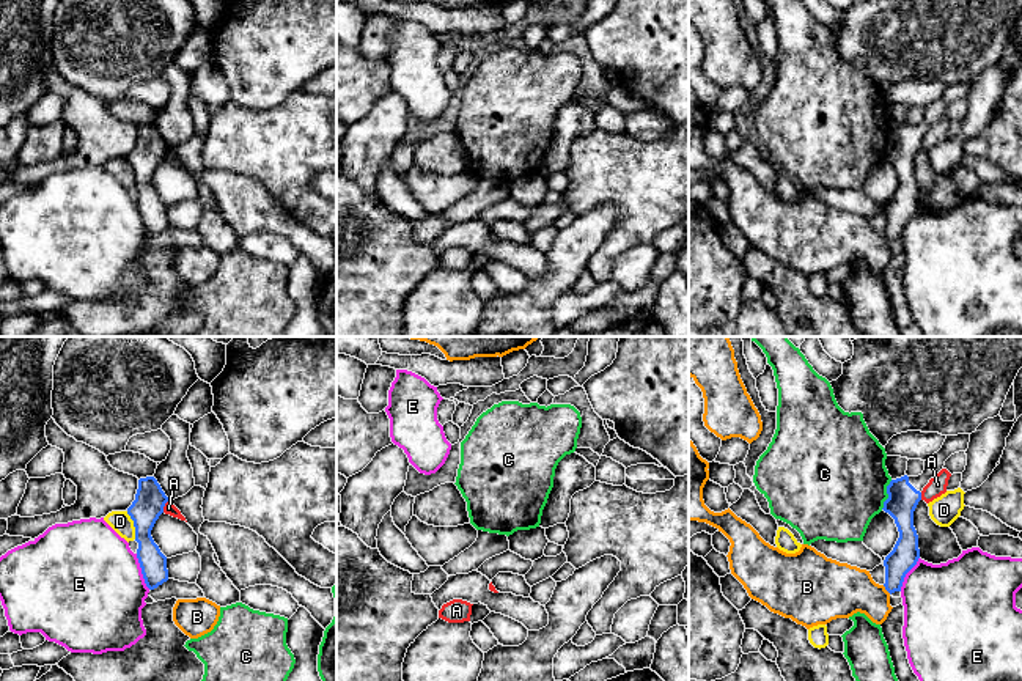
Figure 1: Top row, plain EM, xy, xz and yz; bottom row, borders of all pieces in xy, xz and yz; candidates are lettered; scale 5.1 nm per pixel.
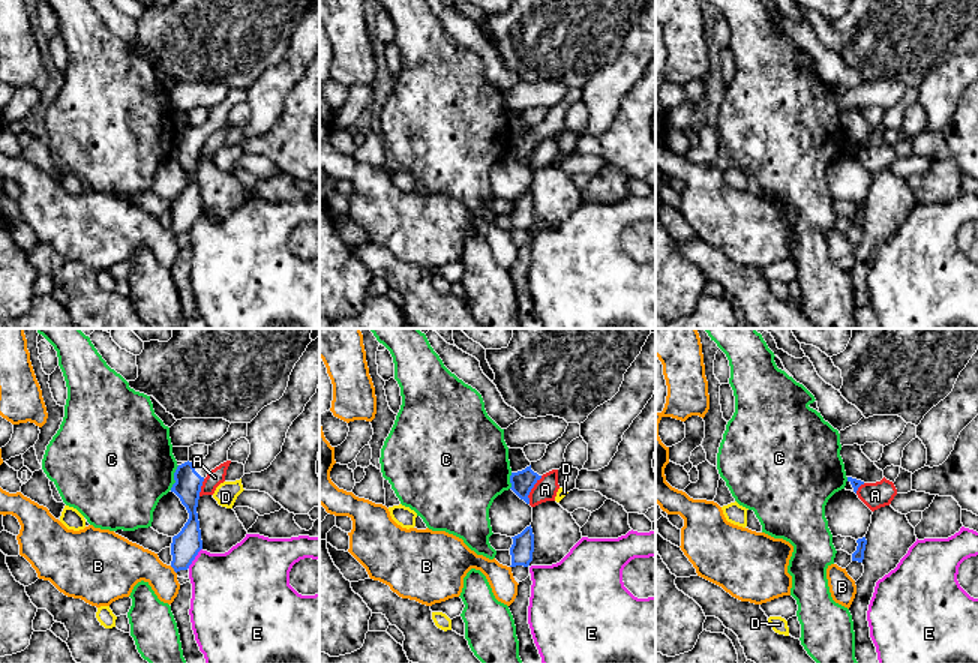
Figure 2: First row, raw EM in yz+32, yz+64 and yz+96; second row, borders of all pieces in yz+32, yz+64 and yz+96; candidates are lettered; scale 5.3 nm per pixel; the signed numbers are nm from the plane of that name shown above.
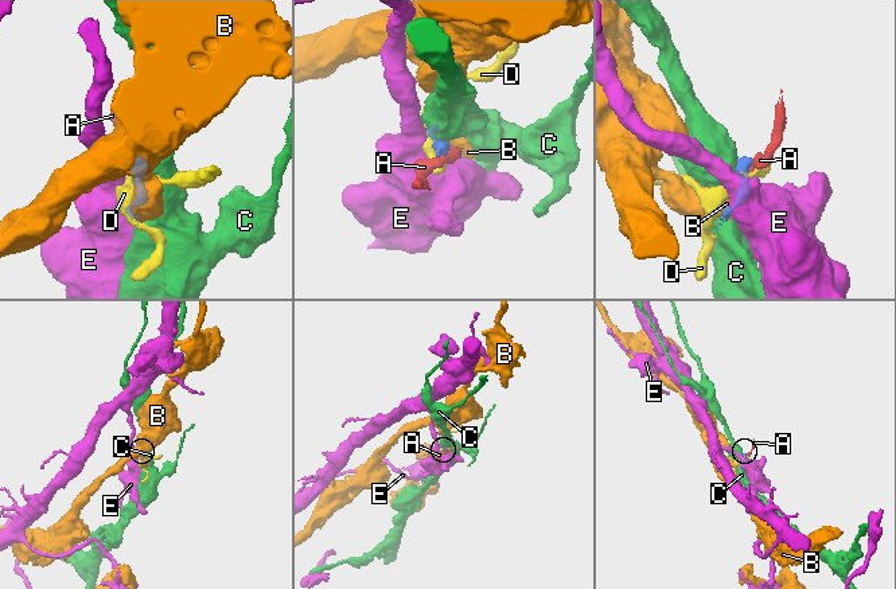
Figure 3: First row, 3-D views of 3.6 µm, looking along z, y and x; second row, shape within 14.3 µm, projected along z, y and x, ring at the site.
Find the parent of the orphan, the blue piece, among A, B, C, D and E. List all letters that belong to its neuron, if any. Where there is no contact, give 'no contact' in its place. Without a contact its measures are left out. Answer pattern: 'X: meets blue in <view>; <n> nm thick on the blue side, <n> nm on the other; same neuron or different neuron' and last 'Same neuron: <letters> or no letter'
A: meets blue in xy; 160 nm thick on the blue side, 60 nm on the other; different neuron
B: meets blue in yz; 140 nm thick on the blue side, 280 nm on the other; different neuron
C: meets blue in yz; 160 nm thick on the blue side, 480 nm on the other; different neuron
D: meets blue in xy; 160 nm thick on the blue side, 110 nm on the other; different neuron
E: meets blue in xy; 140 nm thick on the blue side, 500 nm on the other; different neuron
Same neuron: no letter

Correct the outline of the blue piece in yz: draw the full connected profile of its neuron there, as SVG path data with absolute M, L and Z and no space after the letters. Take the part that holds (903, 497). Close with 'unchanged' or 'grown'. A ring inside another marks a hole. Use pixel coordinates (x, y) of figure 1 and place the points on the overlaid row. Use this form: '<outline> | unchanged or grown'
M970 434L947 436L942 448L925 461L925 470L918 477L901 477L887 486L888 499L884 511L898 527L899 538L893 550L885 557L885 590L891 594L901 591L906 574L920 558L918 535L914 527L914 511L921 500L921 491L945 466L945 461L959 451L967 451Z | grown

